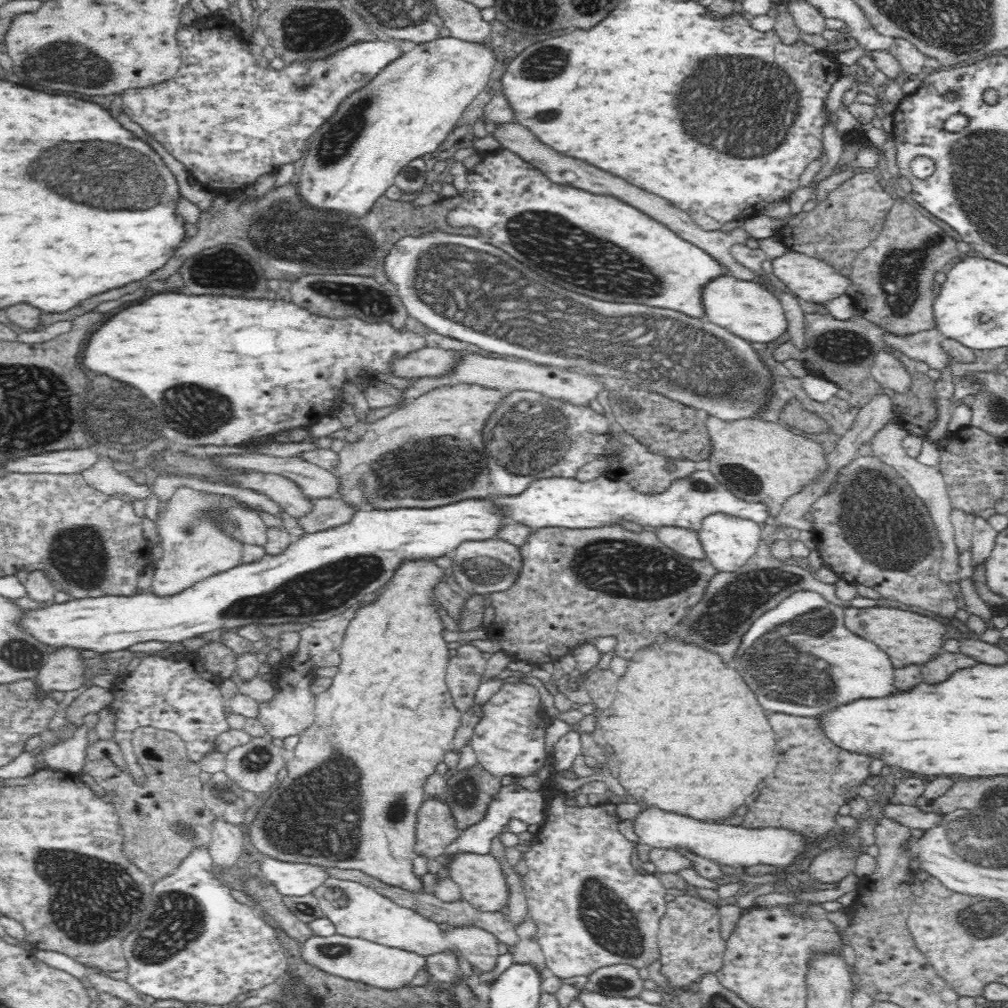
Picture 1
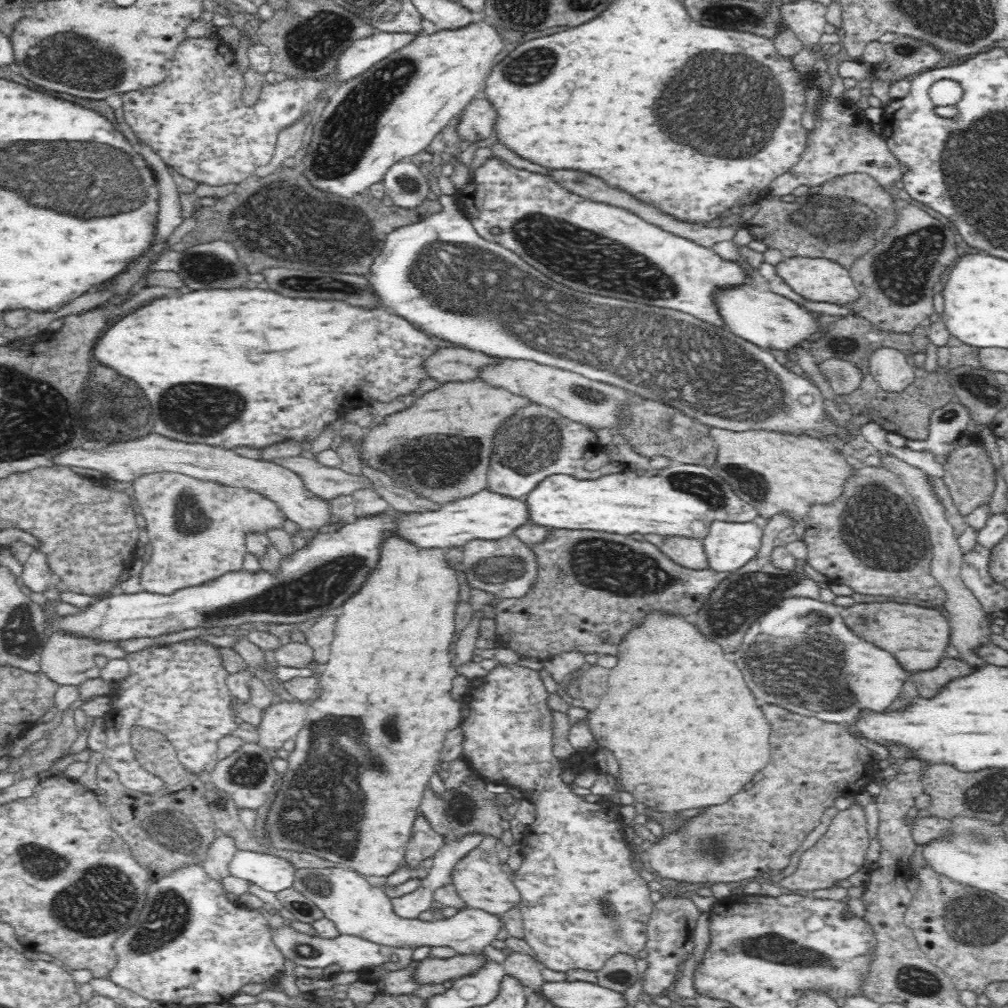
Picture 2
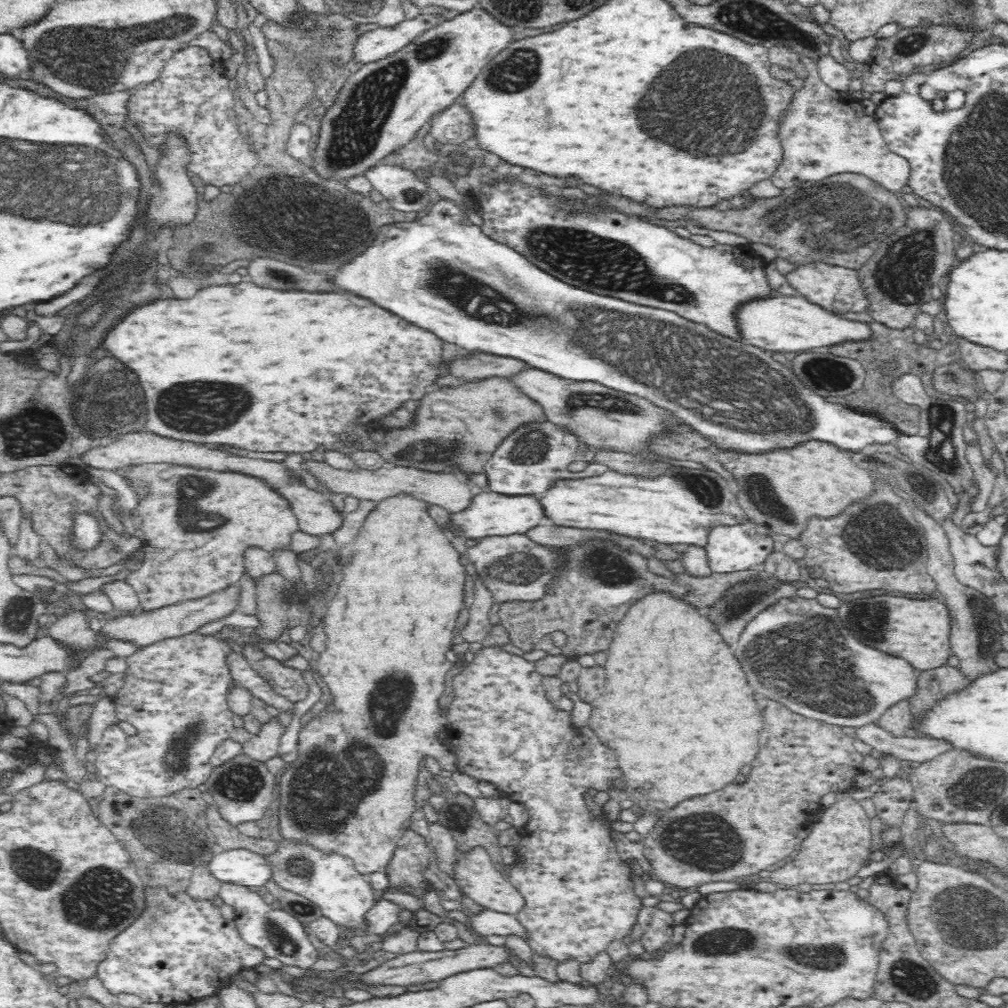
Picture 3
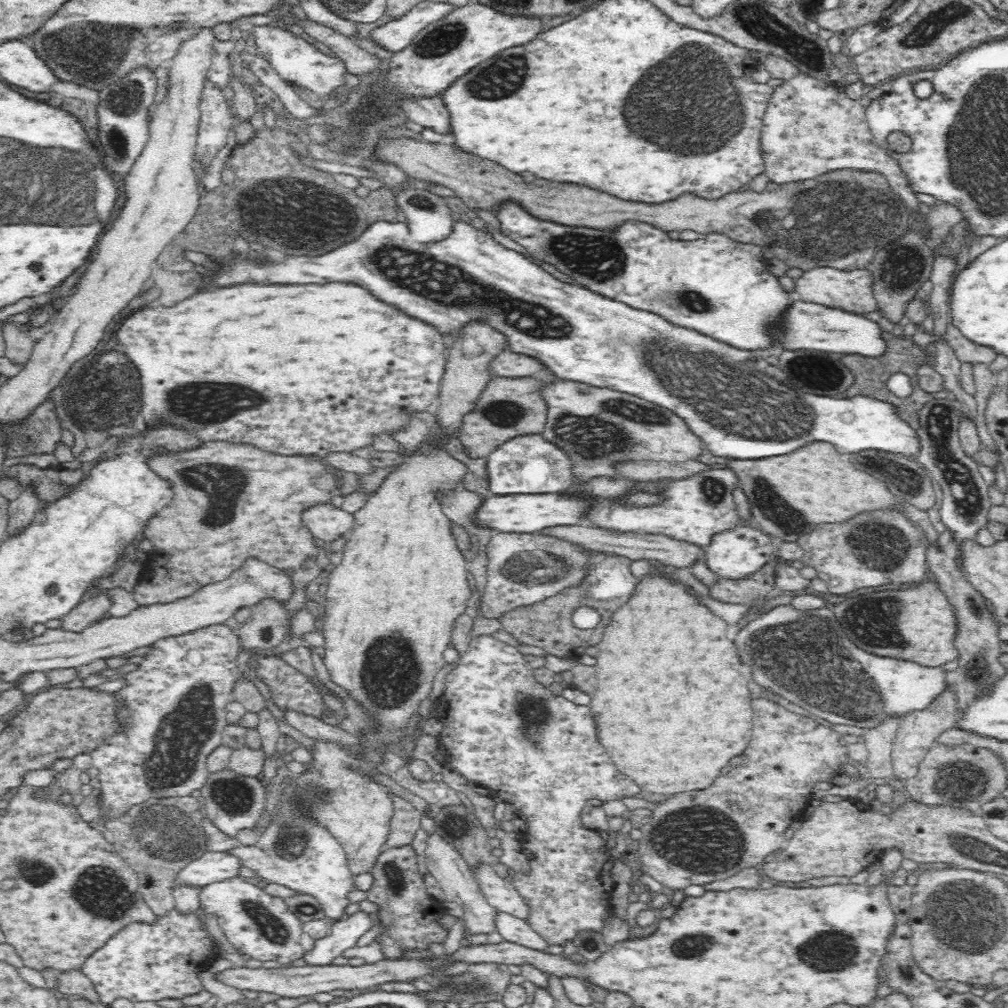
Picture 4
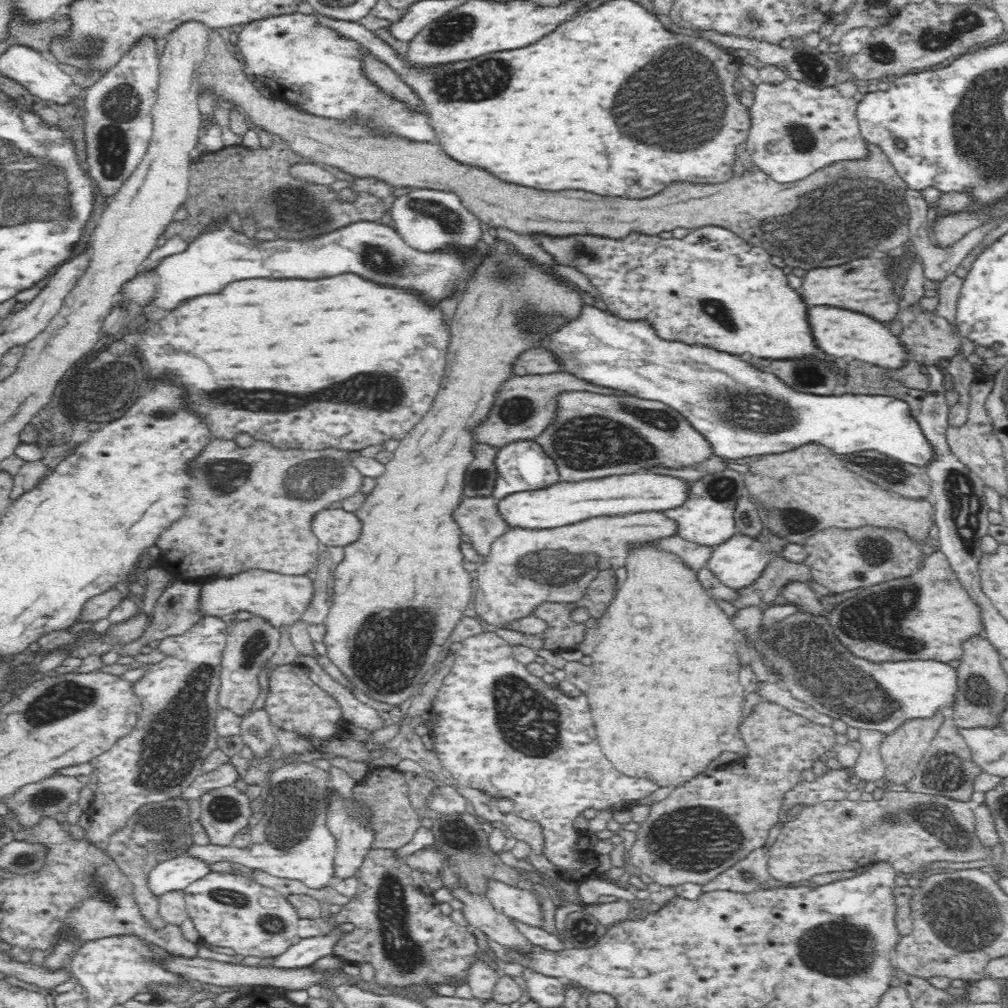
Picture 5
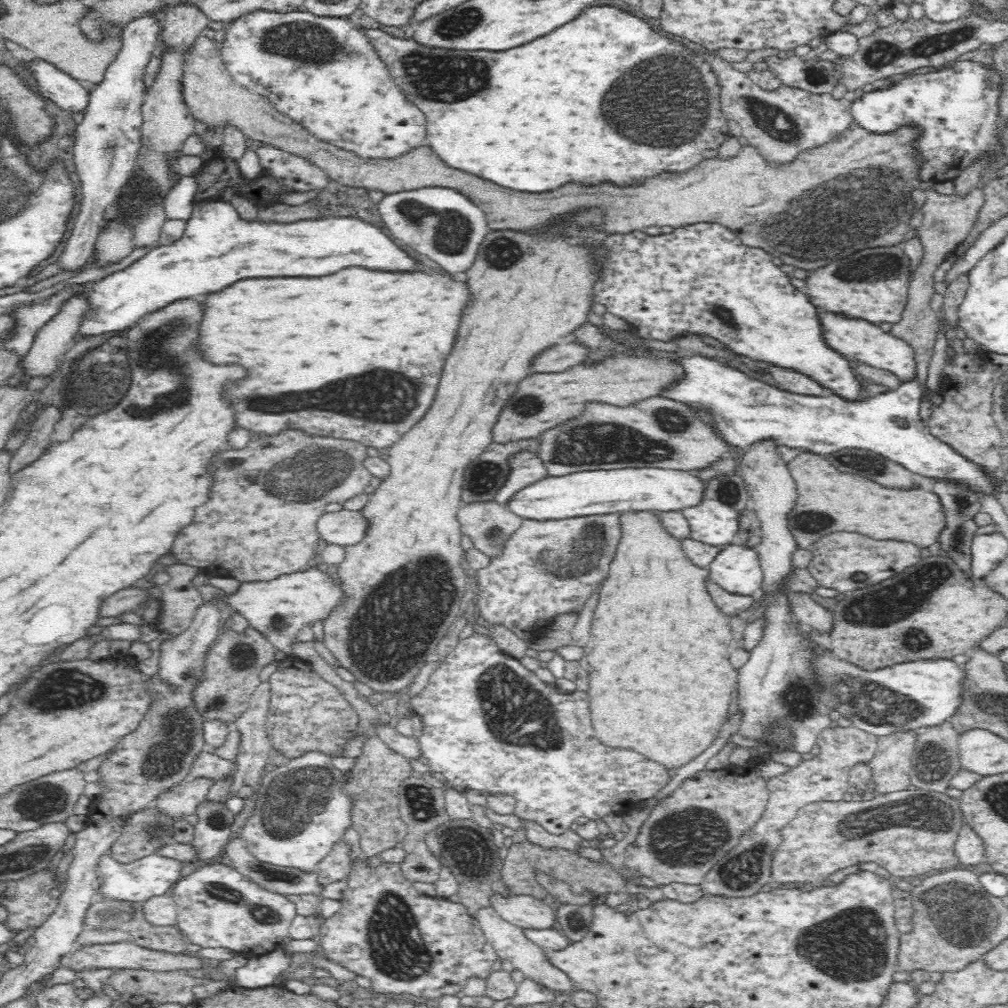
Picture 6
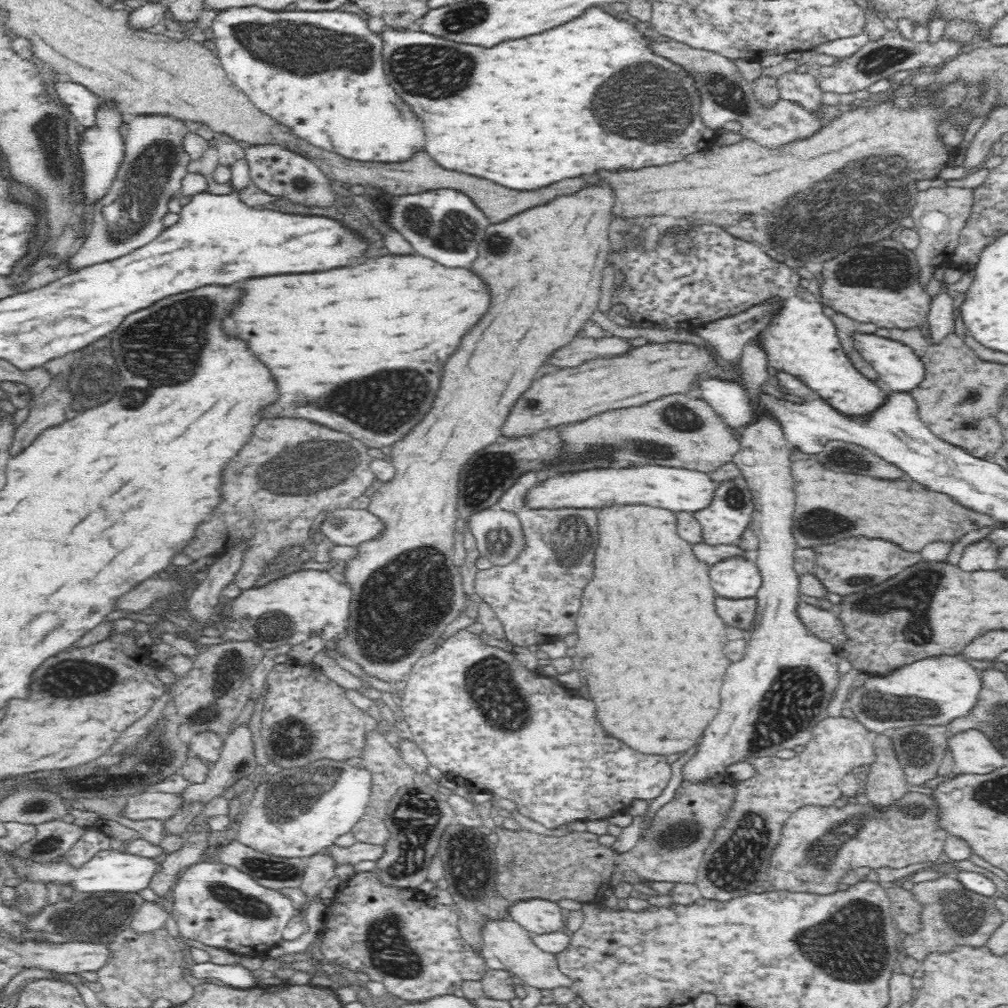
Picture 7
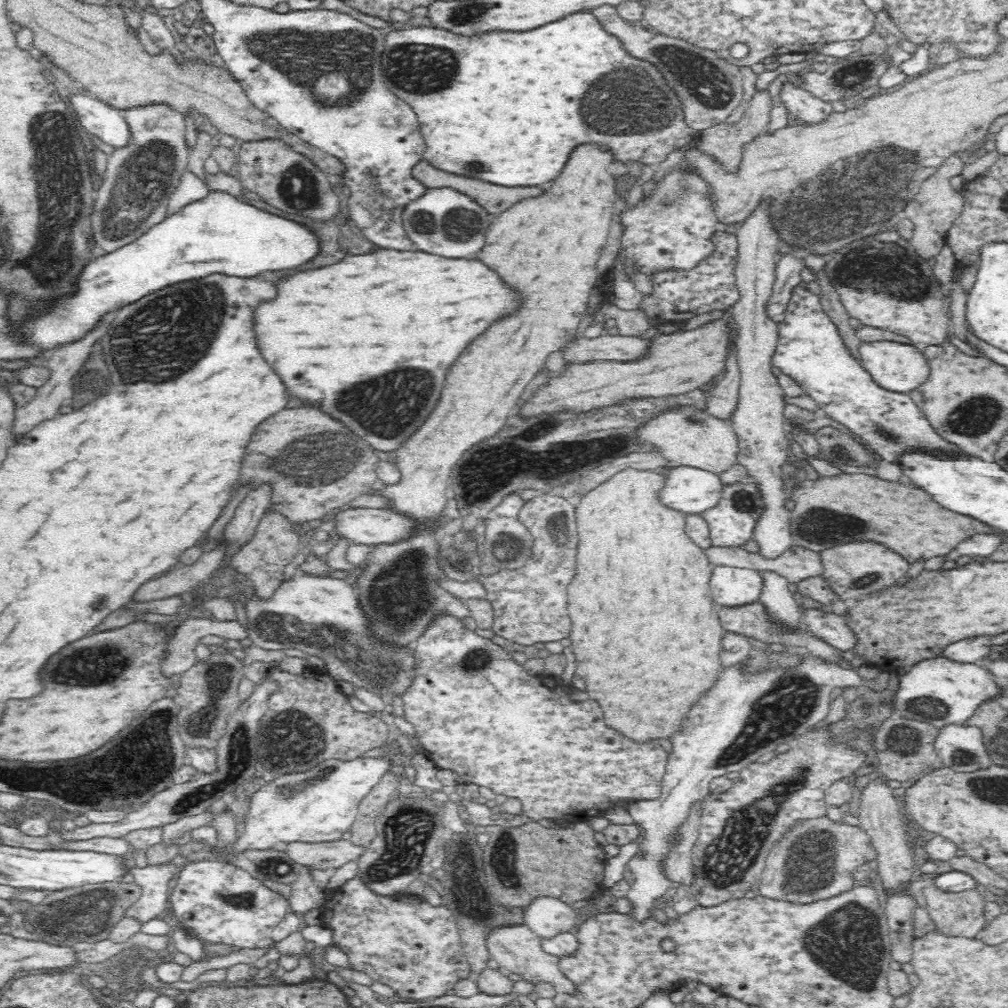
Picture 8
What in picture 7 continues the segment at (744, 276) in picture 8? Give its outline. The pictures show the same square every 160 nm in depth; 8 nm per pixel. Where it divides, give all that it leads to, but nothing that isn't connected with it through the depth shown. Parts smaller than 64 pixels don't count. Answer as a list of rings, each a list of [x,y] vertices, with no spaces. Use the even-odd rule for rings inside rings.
[[[763,333],[751,338],[743,346],[740,355],[742,374],[739,378],[749,400],[753,418],[742,428],[738,428],[739,449],[733,456],[733,462],[746,480],[754,500],[753,518],[749,528],[760,541],[755,565],[759,568],[762,579],[756,596],[757,616],[744,658],[728,666],[718,714],[702,730],[694,754],[680,768],[682,784],[706,784],[718,776],[724,776],[724,768],[736,762],[746,762],[750,758],[774,757],[775,753],[782,749],[802,748],[812,738],[813,728],[818,722],[828,717],[828,704],[835,698],[837,686],[840,684],[838,661],[841,655],[838,649],[808,631],[797,614],[800,592],[799,576],[793,569],[794,552],[798,548],[792,535],[795,495],[790,452],[793,448],[784,436],[782,423],[762,403],[764,386],[771,377],[768,372],[768,353],[762,345],[762,339]]]

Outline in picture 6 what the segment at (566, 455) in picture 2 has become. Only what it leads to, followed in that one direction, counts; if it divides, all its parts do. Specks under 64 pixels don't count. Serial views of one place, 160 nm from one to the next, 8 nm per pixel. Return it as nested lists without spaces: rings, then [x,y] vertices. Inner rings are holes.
[[[529,452],[514,454],[514,457],[510,460],[510,472],[510,477],[507,479],[502,490],[496,494],[494,500],[496,503],[506,506],[526,486],[542,481],[542,478],[548,476],[541,458]]]

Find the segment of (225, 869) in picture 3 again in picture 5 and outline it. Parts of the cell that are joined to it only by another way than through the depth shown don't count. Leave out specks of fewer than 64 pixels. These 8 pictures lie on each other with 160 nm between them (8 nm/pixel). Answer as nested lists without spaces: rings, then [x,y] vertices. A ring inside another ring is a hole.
[[[182,855],[158,861],[150,867],[145,876],[145,885],[154,896],[159,897],[170,891],[181,891],[194,879],[202,878],[209,872],[210,864]]]

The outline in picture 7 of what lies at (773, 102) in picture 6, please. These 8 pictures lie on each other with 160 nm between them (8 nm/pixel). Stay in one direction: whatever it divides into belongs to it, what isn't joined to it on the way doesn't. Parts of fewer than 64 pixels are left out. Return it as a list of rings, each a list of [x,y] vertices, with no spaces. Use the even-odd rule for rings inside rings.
[[[650,39],[647,46],[652,50],[652,54],[672,60],[674,64],[680,64],[682,70],[693,80],[700,101],[698,120],[701,120],[706,128],[716,131],[729,120],[736,120],[741,124],[740,134],[744,139],[754,140],[762,146],[777,147],[789,141],[806,138],[826,123],[822,112],[809,112],[789,100],[779,99],[774,107],[761,106],[754,96],[752,84],[739,72],[737,64],[721,54],[697,49],[677,40],[660,42]]]

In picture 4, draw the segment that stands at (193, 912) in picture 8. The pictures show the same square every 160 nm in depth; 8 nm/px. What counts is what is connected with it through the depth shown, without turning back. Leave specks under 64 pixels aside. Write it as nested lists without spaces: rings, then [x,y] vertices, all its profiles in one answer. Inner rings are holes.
[[[239,874],[233,877],[222,879],[218,882],[211,882],[206,886],[199,887],[198,904],[204,910],[204,914],[210,914],[216,918],[216,924],[220,926],[222,934],[226,935],[226,940],[237,948],[242,955],[248,955],[252,959],[259,961],[280,962],[283,966],[290,965],[291,962],[302,958],[304,950],[300,944],[300,935],[303,933],[303,922],[290,912],[290,907],[282,900],[280,896],[272,896],[262,888],[259,888],[252,880],[241,877]],[[244,900],[252,900],[258,906],[262,906],[270,916],[278,918],[280,922],[284,922],[284,928],[288,932],[288,938],[284,944],[288,946],[280,946],[278,942],[270,940],[262,930],[258,930],[258,922],[244,910],[242,902]]]

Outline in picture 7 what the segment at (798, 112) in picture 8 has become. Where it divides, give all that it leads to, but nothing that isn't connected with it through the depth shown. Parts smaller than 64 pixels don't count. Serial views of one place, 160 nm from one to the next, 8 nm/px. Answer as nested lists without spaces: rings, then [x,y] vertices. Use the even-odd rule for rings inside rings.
[[[791,71],[778,76],[777,81],[780,99],[799,104],[809,112],[821,110],[823,92],[817,85],[818,79]]]

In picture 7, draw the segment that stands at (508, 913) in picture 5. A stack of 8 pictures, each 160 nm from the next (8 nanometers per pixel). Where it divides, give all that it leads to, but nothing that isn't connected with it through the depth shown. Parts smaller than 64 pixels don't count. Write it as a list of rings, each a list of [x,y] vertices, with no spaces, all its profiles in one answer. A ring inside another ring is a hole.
[[[532,898],[510,905],[509,916],[534,934],[565,930],[565,911],[557,902]]]

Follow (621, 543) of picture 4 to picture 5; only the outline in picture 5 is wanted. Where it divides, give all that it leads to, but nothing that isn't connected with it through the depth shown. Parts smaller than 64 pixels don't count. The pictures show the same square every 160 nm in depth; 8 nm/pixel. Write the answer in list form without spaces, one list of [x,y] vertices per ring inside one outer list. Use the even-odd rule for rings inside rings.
[[[674,535],[654,541],[653,544],[658,548],[661,548],[661,550],[671,552],[671,554],[680,558],[686,566],[695,570],[705,567],[715,550],[714,546],[696,544],[681,538],[680,535]]]

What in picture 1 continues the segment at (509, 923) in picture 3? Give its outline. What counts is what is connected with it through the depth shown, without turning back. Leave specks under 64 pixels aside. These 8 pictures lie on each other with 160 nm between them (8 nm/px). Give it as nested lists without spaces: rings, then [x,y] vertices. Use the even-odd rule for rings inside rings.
[[[326,877],[311,893],[316,897],[325,917],[334,923],[335,931],[342,936],[366,939],[381,945],[399,948],[422,956],[436,952],[456,950],[479,971],[494,968],[498,937],[478,925],[454,925],[440,930],[438,924],[419,912],[400,906],[397,902],[378,894],[372,887],[351,880]]]

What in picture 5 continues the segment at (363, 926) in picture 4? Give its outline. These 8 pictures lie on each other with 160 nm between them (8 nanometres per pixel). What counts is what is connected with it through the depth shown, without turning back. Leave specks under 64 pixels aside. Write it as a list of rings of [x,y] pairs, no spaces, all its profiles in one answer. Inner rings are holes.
[[[342,924],[342,926],[334,926],[326,935],[318,935],[312,938],[303,938],[297,944],[291,944],[283,954],[264,960],[262,968],[295,970],[310,967],[320,958],[326,957],[331,952],[331,946],[335,940],[346,931],[353,929],[350,924]]]

